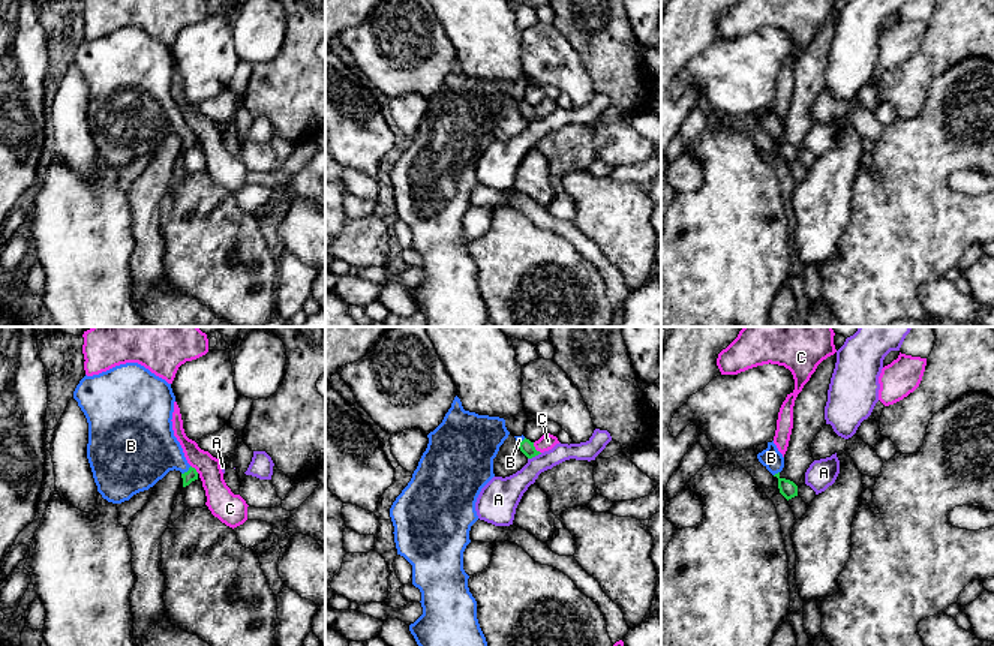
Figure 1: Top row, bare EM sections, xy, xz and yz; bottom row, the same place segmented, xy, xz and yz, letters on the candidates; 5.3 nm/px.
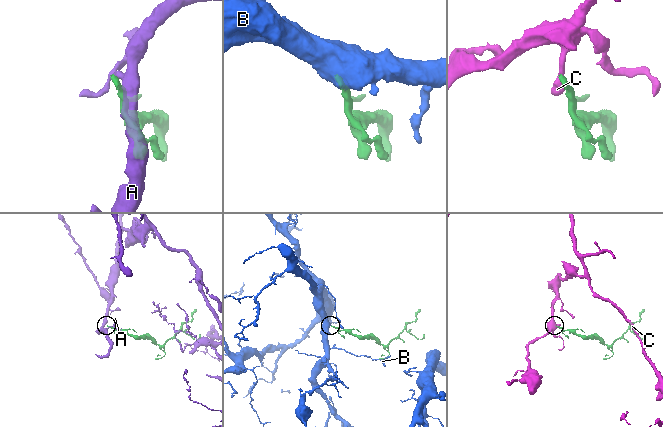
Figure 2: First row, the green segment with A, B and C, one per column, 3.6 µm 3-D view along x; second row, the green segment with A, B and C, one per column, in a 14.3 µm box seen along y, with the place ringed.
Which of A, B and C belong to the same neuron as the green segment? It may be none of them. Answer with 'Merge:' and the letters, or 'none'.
Merge: B

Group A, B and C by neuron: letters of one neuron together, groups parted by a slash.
A / B / C

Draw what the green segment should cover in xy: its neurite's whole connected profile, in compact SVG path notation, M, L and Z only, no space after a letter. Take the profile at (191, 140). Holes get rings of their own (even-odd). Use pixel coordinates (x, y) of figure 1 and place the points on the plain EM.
M138 27L115 30L93 40L84 40L73 63L88 87L87 123L97 156L112 168L129 165L148 154L169 135L180 135L183 151L198 144L172 94L175 60L171 48Z

